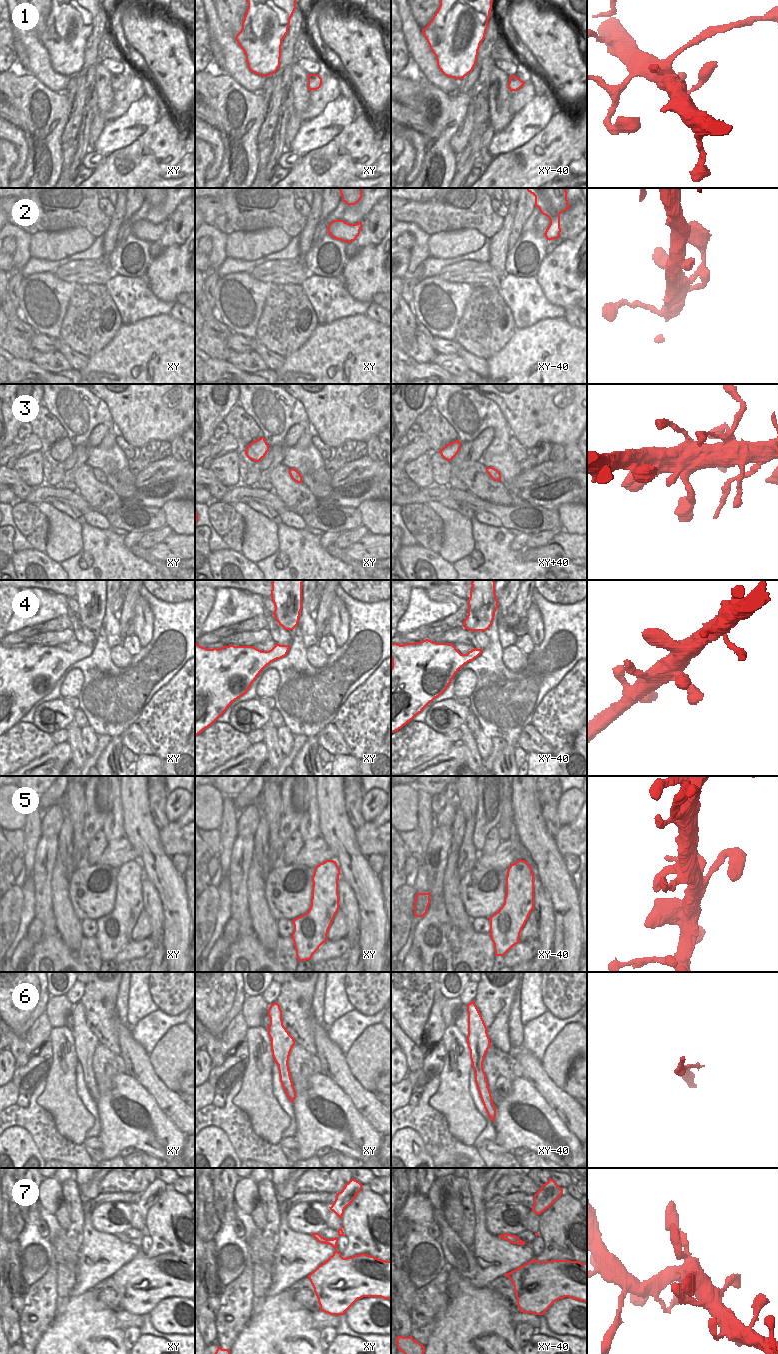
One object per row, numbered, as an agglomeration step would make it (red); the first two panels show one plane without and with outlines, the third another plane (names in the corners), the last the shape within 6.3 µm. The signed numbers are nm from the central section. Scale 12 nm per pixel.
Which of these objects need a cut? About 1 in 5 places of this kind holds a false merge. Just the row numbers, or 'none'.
none.

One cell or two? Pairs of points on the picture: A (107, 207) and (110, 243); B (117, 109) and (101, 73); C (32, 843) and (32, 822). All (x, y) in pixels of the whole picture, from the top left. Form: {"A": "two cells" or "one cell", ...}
{"A": "two cells", "B": "two cells", "C": "one cell"}

